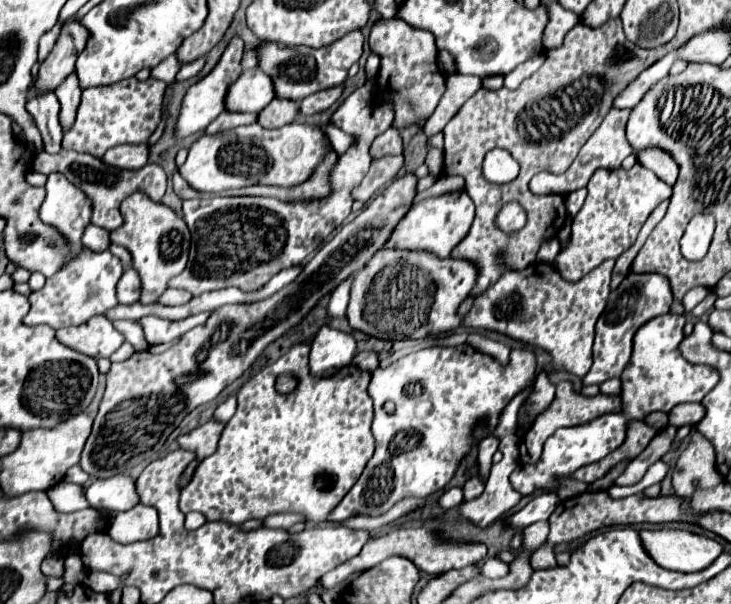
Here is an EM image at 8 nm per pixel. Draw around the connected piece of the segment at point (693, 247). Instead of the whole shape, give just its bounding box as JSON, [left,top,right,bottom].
[681,213,715,259]

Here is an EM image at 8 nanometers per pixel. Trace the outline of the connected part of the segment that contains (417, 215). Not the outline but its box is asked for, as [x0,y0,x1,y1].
[383,191,475,259]

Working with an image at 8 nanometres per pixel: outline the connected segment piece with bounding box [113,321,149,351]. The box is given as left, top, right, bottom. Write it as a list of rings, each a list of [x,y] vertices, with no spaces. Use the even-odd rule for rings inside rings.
[[[113,321],[113,325],[137,351],[149,349],[149,343],[143,337],[143,329],[137,325],[137,321]]]

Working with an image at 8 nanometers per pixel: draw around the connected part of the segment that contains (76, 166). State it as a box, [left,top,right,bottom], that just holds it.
[33,151,167,231]

